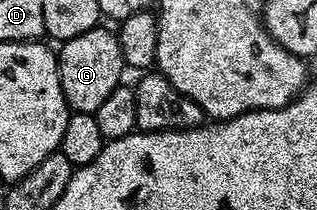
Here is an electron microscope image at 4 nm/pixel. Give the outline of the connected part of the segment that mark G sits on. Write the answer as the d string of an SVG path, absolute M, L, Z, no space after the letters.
M99 26L80 34L76 38L65 41L57 49L58 69L60 70L60 86L64 90L64 98L71 109L76 112L94 113L108 99L108 94L116 90L122 83L122 51L117 35L105 26Z

